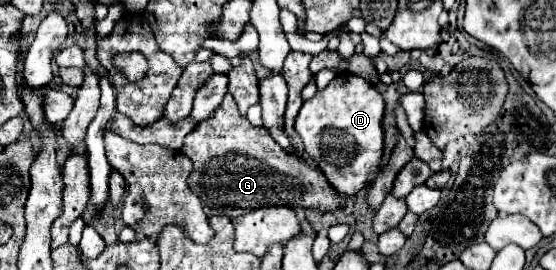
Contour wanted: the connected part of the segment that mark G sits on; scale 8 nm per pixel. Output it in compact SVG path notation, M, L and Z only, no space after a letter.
M227 93L221 107L205 119L205 123L197 123L195 129L185 137L185 145L181 149L193 161L193 173L189 175L189 187L209 209L223 209L223 207L241 207L241 209L259 209L259 207L273 207L285 205L291 209L319 209L319 211L333 211L343 205L345 197L339 195L325 175L311 167L307 161L295 157L293 153L285 153L273 137L263 129L255 127L237 111L235 99Z

